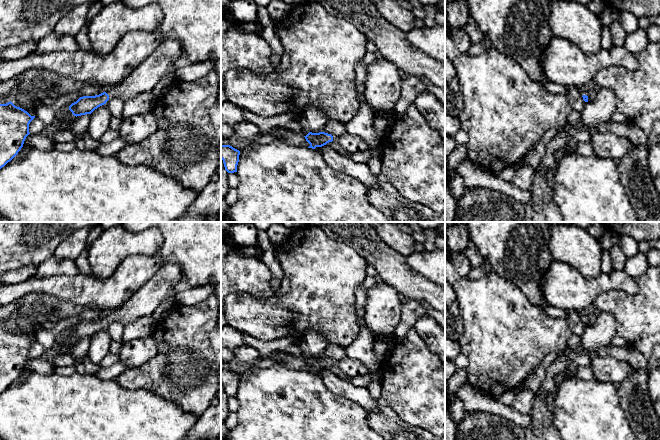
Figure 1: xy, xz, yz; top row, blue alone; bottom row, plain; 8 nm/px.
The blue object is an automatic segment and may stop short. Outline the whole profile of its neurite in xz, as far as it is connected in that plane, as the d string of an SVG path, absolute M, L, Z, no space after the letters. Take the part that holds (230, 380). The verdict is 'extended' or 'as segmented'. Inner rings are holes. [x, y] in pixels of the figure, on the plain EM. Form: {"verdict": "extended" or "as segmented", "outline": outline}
{"verdict": "as segmented", "outline": "M221 369L221 383L228 397L237 396L240 375L230 369Z"}

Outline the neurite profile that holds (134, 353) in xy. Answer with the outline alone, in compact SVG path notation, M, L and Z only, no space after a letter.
M153 335L136 338L122 343L118 361L123 362L126 369L132 369L149 361L157 352L158 343Z

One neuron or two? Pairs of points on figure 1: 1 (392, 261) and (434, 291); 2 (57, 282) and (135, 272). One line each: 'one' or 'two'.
1: one
2: one

